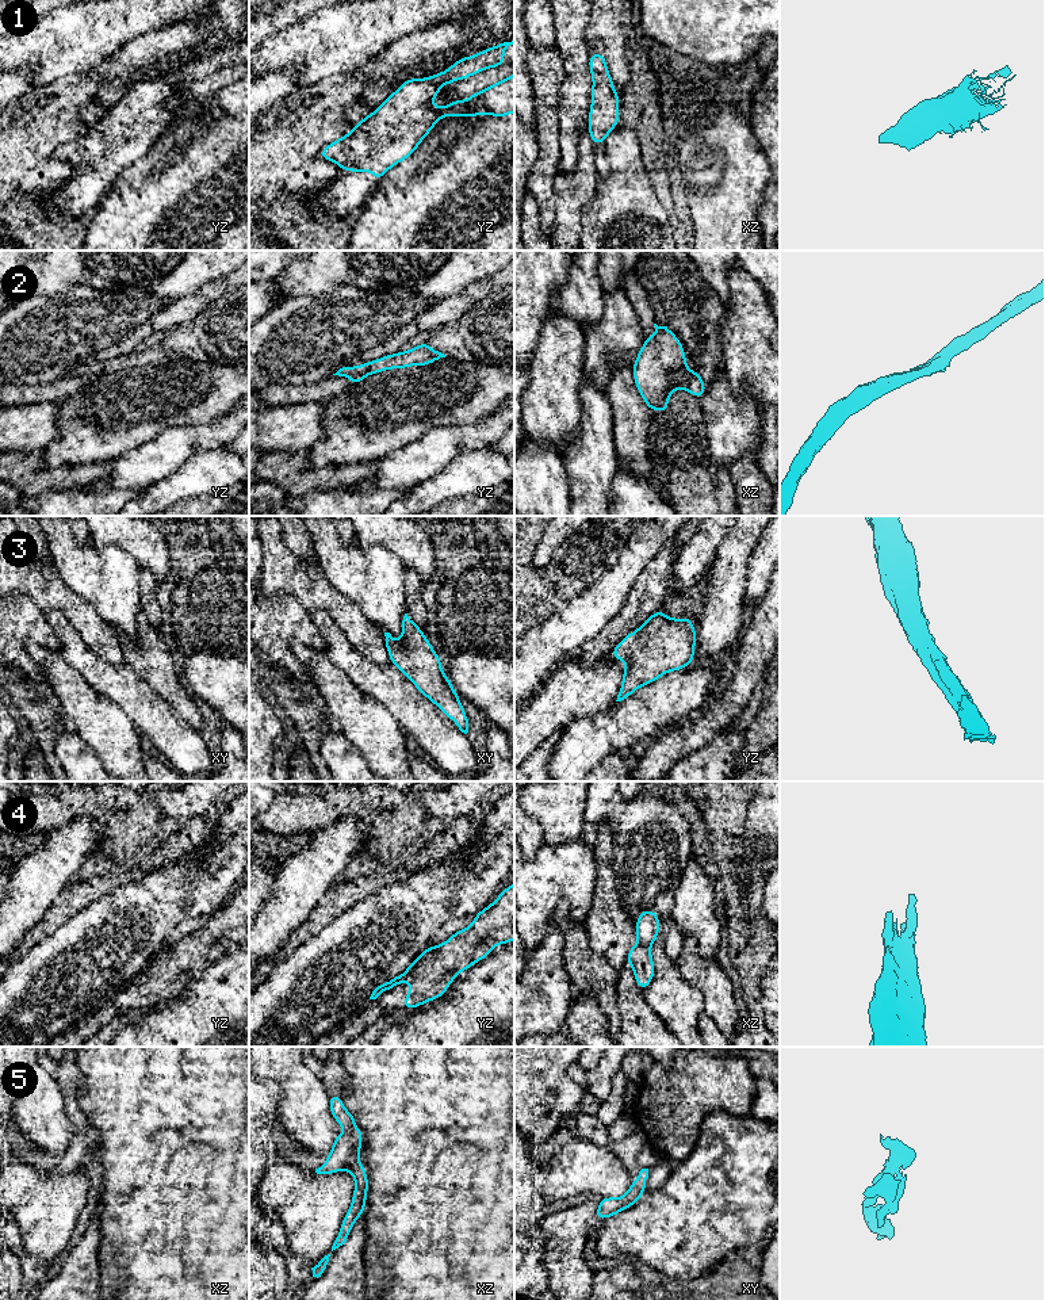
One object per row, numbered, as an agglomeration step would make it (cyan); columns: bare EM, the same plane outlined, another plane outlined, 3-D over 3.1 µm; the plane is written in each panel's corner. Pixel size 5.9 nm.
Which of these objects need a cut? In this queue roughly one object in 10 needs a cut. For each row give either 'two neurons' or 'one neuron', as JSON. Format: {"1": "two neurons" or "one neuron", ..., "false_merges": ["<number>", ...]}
{"1": "one neuron", "2": "one neuron", "3": "one neuron", "4": "two neurons", "5": "one neuron", "false_merges": ["4"]}

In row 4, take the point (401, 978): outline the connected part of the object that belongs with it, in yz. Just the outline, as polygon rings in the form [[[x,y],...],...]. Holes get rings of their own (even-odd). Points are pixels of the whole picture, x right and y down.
[[[428,945],[426,949],[425,949],[413,963],[409,964],[409,968],[407,968],[405,972],[399,974],[398,976],[395,976],[395,978],[391,979],[390,982],[386,982],[386,983],[378,986],[378,987],[372,991],[370,999],[376,999],[383,991],[390,990],[390,989],[393,989],[394,986],[403,983],[403,982],[407,979],[409,974],[410,974],[410,972],[413,971],[413,968],[416,967],[417,961],[421,960],[422,956],[426,955],[429,949],[430,949],[430,945]]]

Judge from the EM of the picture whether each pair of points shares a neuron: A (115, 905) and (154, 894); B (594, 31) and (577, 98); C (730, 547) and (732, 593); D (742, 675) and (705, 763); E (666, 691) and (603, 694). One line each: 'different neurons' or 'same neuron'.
A: same neuron
B: different neurons
C: same neuron
D: different neurons
E: different neurons

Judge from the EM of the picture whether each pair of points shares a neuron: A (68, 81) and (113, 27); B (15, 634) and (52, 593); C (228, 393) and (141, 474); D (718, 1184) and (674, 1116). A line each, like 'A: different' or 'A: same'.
A: different
B: different
C: different
D: different

